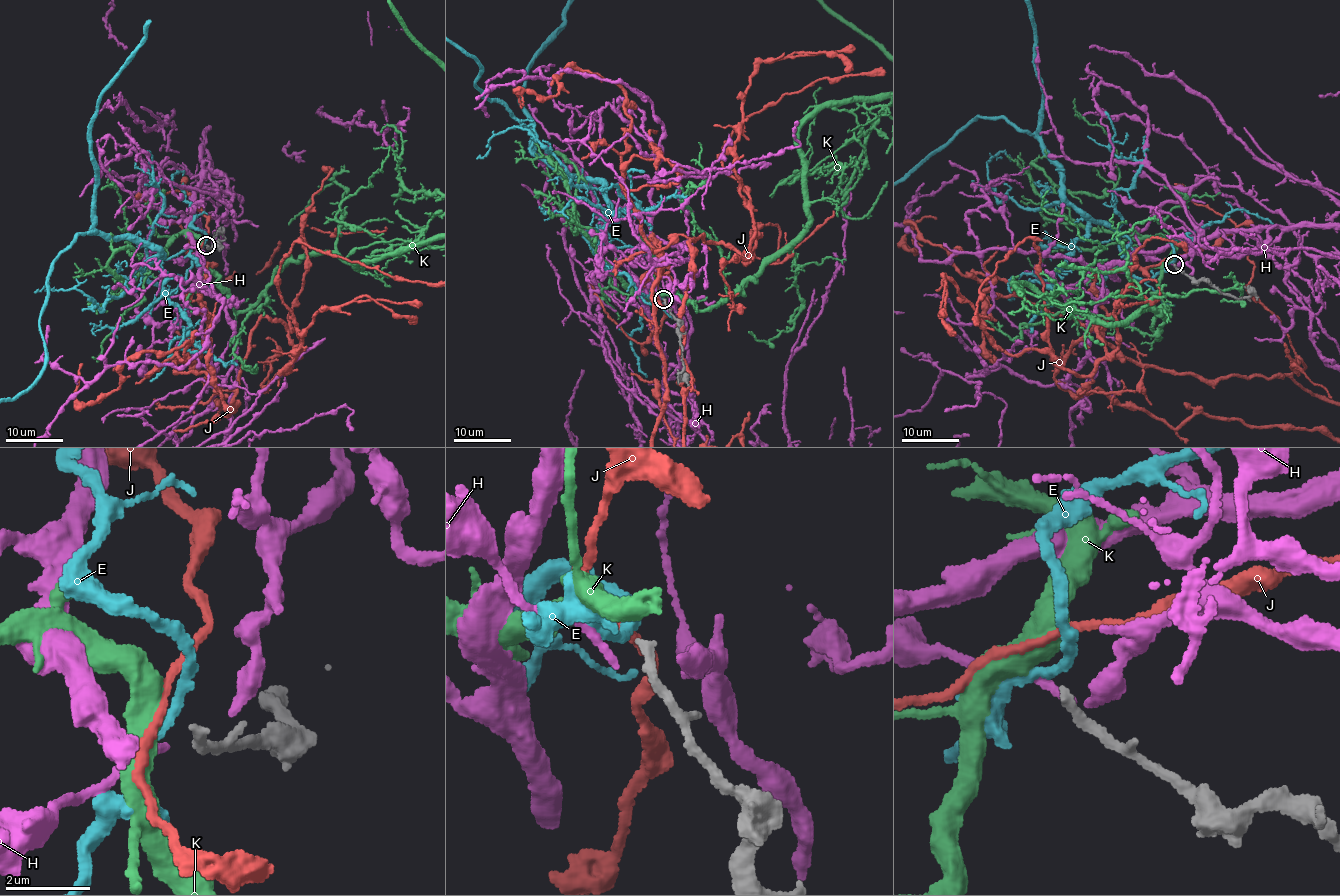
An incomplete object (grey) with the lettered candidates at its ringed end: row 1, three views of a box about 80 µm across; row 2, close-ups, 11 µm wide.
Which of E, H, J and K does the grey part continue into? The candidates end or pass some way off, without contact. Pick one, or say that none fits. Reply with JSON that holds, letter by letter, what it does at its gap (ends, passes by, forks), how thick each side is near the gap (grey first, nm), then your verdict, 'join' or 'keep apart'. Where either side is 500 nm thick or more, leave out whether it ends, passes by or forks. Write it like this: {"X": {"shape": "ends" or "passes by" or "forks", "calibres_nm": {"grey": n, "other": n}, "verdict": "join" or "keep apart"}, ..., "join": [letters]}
{"E": {"shape": "passes by", "calibres_nm": {"grey": 220, "other": 240}, "verdict": "keep apart"}, "H": {"shape": "ends", "calibres_nm": {"grey": 220, "other": 200}, "verdict": "keep apart"}, "J": {"shape": "passes by", "calibres_nm": {"grey": 220, "other": 170}, "verdict": "keep apart"}, "K": {"calibres_nm": {"grey": 220, "other": 500}, "verdict": "keep apart"}, "join": []}

